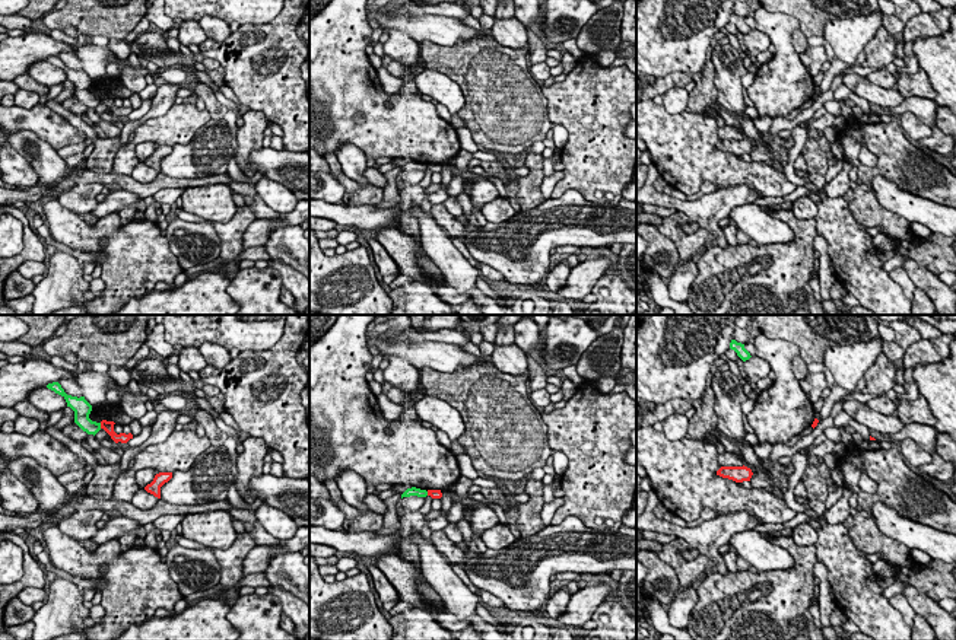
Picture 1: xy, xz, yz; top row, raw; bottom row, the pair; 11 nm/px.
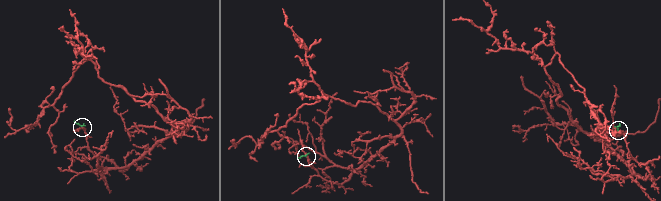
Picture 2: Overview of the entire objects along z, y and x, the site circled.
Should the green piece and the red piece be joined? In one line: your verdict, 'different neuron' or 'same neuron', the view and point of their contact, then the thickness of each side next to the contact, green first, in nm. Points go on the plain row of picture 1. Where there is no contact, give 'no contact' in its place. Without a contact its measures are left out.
different neuron; contact xy (99, 99); calibres 170 and 130 nm

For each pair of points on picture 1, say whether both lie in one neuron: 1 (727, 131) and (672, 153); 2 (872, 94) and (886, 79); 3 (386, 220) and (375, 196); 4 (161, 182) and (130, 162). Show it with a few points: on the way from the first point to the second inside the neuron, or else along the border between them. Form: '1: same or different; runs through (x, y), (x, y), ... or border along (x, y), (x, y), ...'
1: different; border along (718, 127), (721, 139)
2: different; border along (866, 77), (876, 85), (895, 88)
3: different; border along (342, 201), (349, 206), (374, 206)
4: different; border along (111, 171), (120, 175), (130, 175)

